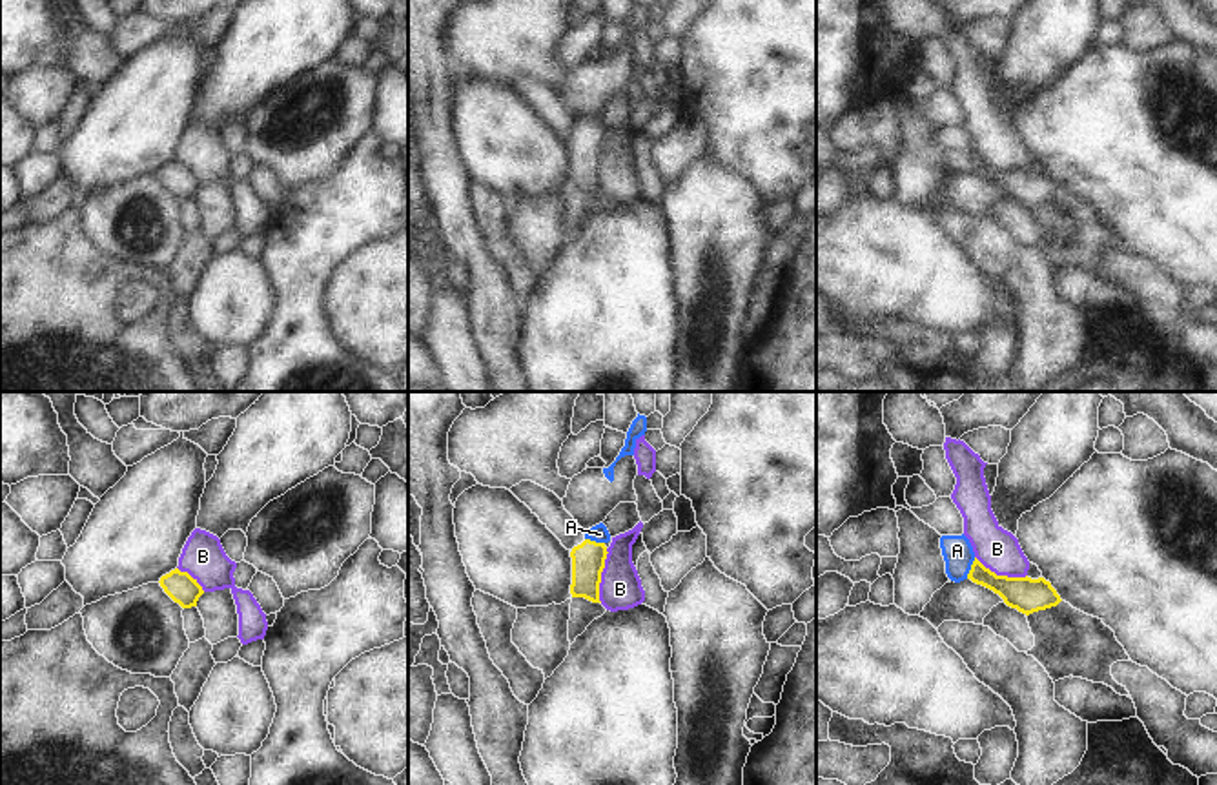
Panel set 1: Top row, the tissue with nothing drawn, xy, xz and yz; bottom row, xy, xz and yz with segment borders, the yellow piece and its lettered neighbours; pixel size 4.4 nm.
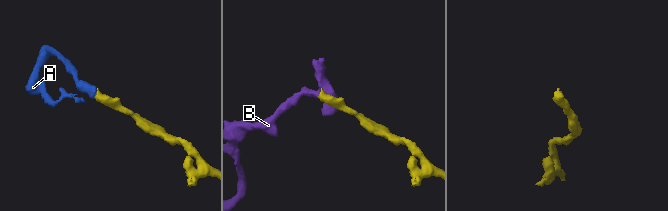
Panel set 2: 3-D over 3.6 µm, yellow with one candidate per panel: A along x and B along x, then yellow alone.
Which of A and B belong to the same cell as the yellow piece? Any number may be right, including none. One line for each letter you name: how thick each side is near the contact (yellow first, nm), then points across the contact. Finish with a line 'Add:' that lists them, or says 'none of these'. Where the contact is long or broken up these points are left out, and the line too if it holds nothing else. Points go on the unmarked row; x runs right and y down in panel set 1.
A: calibres 140 and 140 nm; way yz (1019, 184), (971, 161), (957, 142)
Add: A

